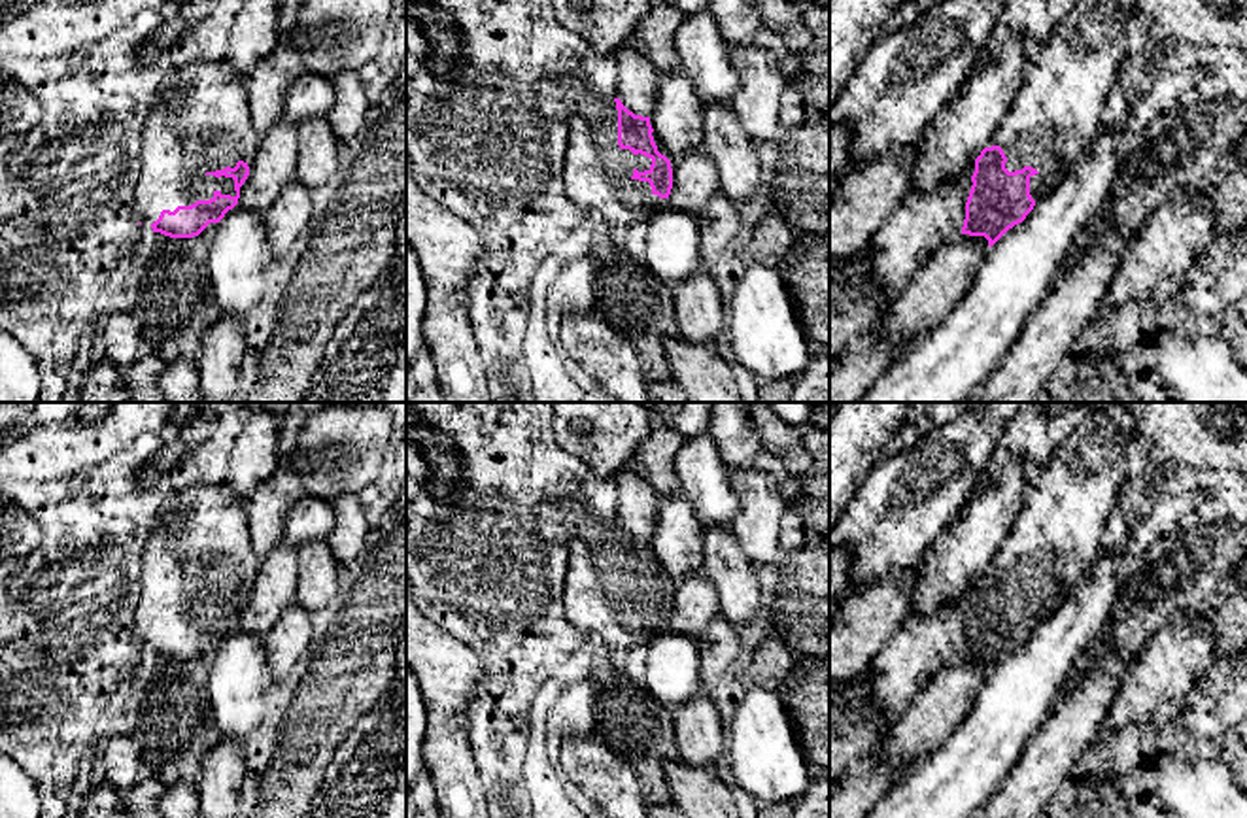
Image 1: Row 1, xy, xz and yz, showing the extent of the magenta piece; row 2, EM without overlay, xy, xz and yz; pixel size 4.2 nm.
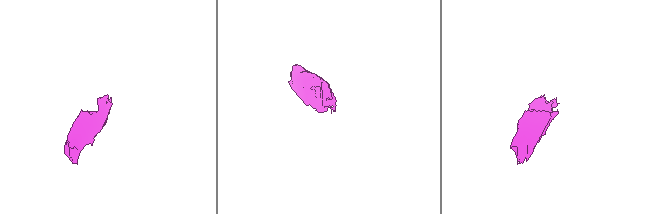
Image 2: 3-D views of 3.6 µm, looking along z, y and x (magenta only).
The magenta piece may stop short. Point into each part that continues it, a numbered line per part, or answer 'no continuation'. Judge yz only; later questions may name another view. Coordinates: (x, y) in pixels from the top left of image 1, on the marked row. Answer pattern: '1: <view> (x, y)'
1: yz (1055, 116)

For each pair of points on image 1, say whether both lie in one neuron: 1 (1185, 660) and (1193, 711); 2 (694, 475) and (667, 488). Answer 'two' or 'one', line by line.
1: two
2: two

